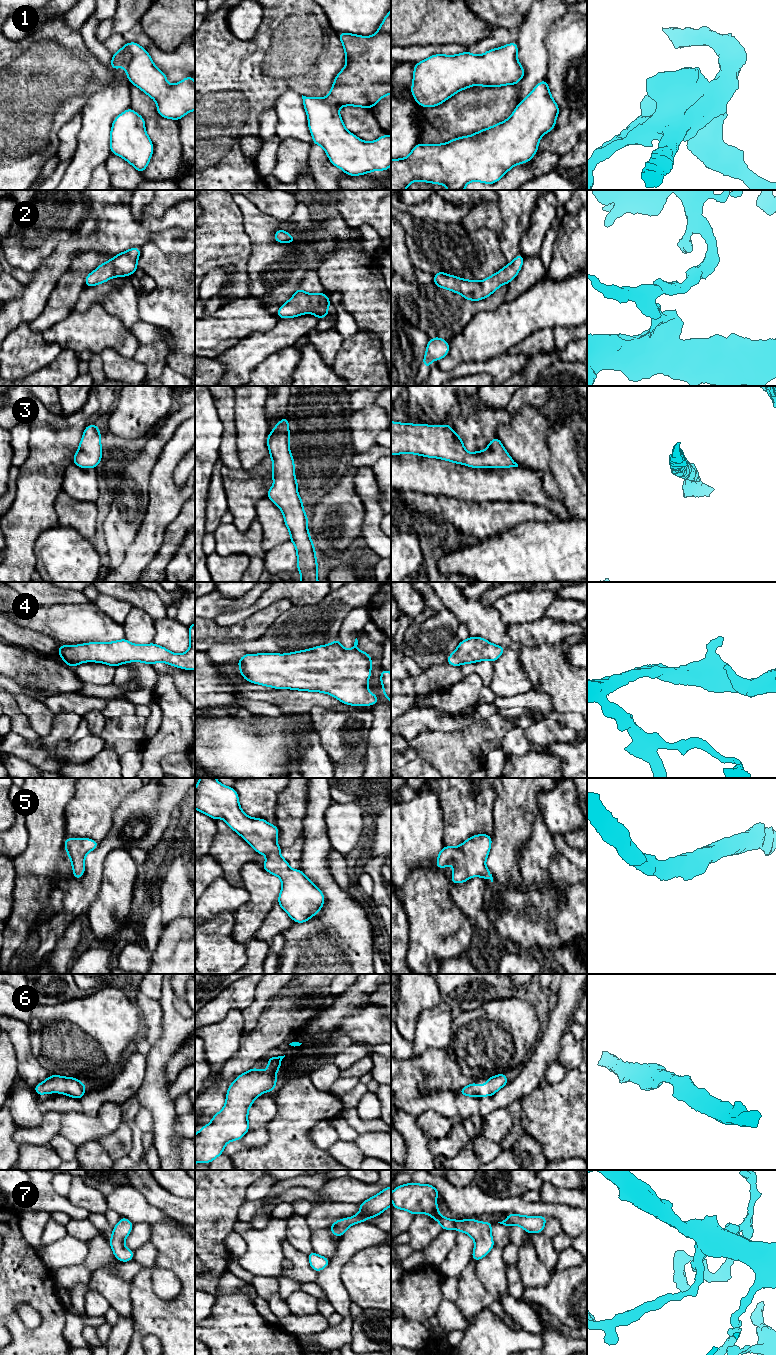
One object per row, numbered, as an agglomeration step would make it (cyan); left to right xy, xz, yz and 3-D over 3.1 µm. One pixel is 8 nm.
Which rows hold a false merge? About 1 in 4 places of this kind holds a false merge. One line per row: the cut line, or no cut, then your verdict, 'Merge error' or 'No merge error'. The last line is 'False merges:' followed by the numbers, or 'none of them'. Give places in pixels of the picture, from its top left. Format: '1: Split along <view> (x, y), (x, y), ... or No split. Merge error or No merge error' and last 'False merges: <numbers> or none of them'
1: No split. No merge error
2: No split. No merge error
3: No split. No merge error
4: No split. No merge error
5: No split. No merge error
6: No split. No merge error
7: No split. No merge error
False merges: none of them

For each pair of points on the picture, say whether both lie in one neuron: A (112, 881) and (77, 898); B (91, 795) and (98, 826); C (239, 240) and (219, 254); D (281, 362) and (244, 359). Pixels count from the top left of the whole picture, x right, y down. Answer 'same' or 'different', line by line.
A: different
B: same
C: same
D: different

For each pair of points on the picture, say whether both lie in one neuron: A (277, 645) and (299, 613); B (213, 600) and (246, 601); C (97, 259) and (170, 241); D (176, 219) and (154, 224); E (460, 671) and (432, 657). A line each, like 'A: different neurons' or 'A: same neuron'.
A: same neuron
B: same neuron
C: different neurons
D: same neuron
E: different neurons

